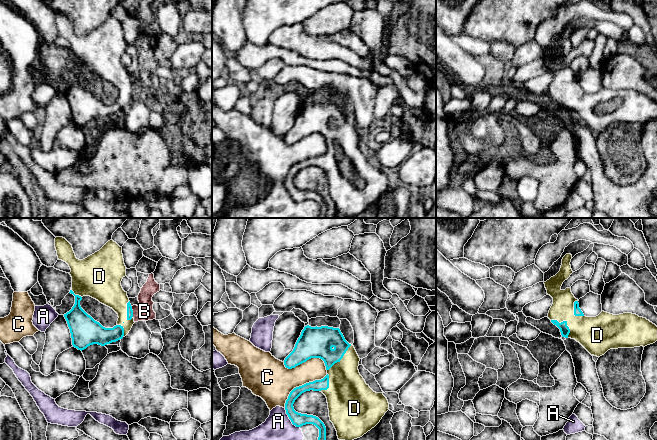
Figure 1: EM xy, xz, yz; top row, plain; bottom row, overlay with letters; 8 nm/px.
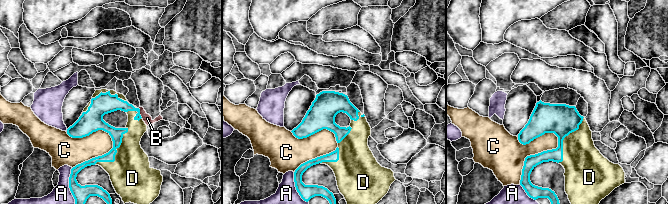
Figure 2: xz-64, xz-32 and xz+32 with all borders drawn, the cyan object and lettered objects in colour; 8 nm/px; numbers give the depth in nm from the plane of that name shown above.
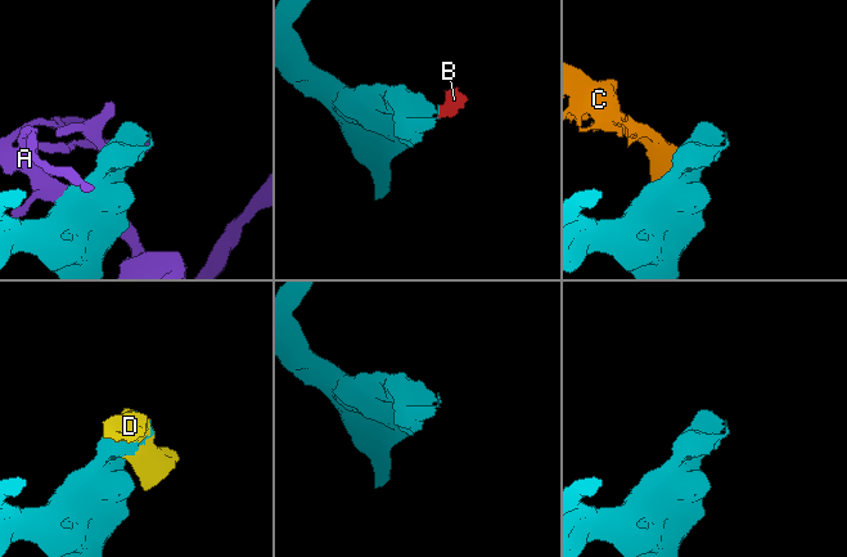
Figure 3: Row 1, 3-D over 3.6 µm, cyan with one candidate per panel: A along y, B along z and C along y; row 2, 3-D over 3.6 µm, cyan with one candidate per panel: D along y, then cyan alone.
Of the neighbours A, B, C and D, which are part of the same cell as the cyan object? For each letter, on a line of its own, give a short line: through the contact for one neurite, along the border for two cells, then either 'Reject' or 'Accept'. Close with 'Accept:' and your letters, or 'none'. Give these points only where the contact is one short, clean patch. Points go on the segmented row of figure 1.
A: Reject
B: Line: xy (131, 306), (133, 316). Reject
C: Reject
D: Accept
Accept: D

